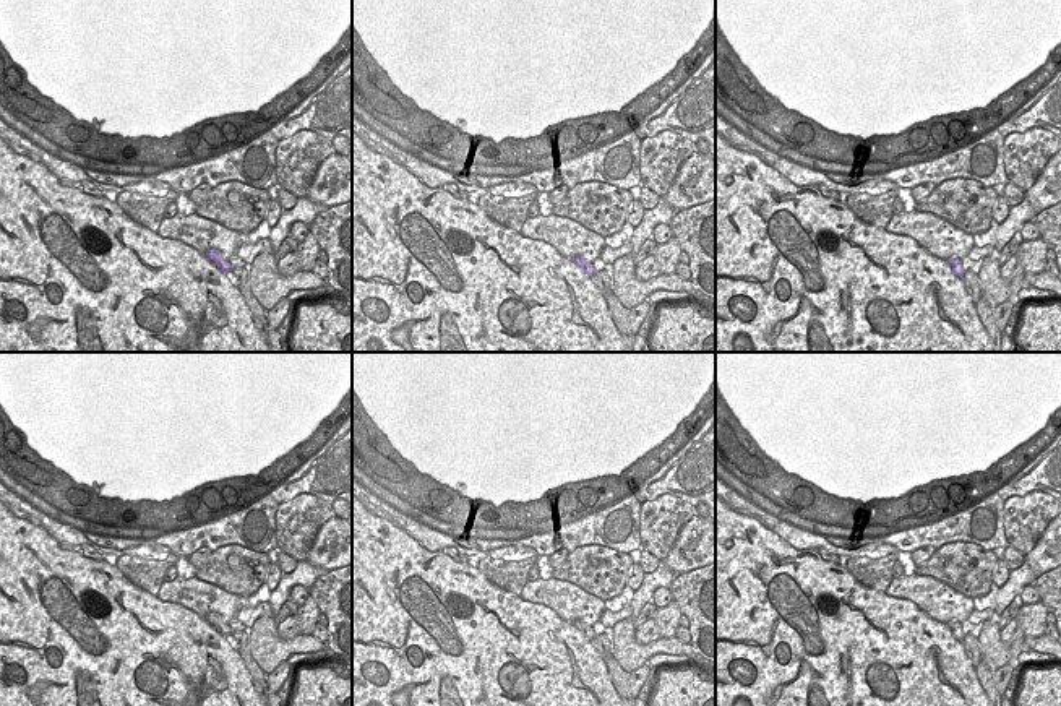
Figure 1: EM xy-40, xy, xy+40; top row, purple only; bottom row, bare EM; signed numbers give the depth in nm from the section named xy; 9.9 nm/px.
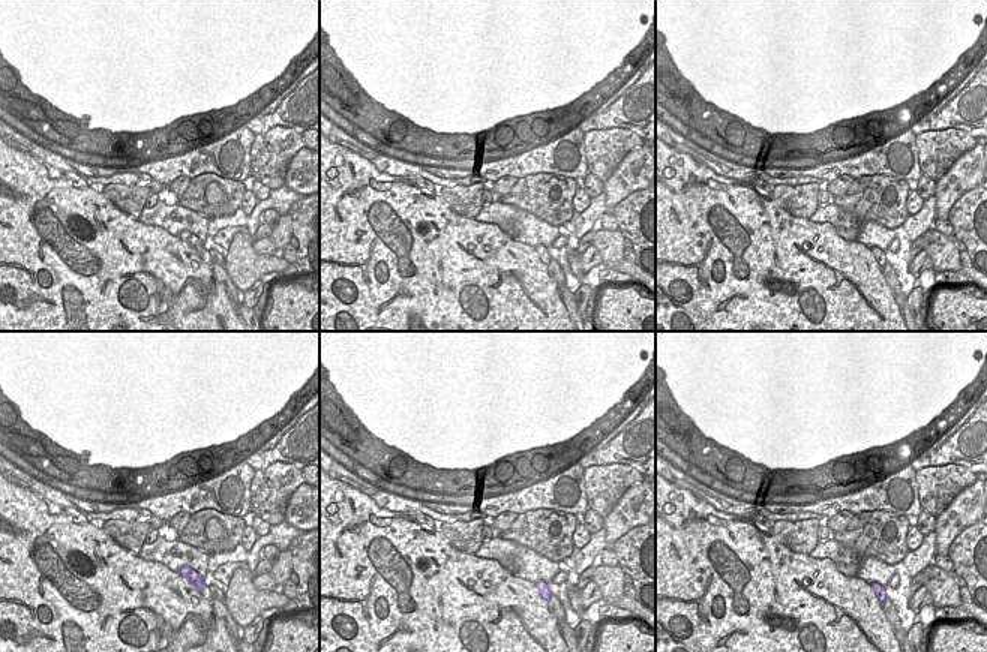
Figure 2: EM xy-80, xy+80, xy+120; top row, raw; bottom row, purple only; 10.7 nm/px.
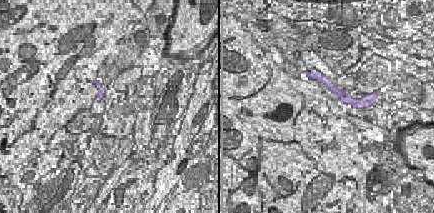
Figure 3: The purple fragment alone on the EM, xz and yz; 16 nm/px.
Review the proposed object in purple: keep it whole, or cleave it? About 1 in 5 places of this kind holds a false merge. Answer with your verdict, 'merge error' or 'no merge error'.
no merge error

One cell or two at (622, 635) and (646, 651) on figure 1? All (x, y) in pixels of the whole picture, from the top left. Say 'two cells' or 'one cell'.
one cell

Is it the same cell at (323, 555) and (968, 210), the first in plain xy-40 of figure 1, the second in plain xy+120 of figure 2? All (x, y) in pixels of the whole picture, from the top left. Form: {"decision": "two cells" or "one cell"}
{"decision": "two cells"}

